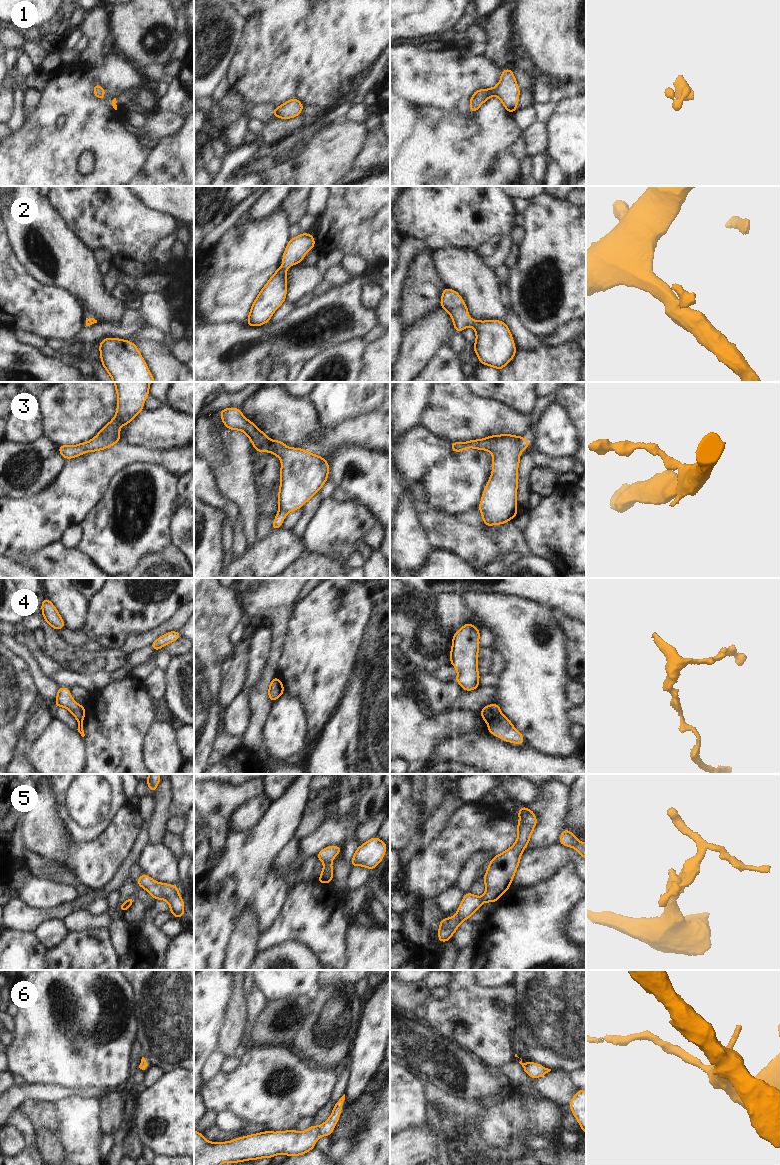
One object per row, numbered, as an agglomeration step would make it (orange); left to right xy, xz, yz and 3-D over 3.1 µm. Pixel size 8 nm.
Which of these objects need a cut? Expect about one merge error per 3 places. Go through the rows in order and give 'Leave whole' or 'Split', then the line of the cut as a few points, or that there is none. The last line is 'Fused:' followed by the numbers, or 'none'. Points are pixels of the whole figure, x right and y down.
1: Leave whole. No split
2: Leave whole. No split
3: Leave whole. No split
4: Split. Split along yz (500, 713), (488, 723)
5: Leave whole. No split
6: Leave whole. No split
Fused: 4.

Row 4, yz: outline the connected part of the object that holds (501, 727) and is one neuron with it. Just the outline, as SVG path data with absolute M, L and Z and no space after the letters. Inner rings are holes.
M502 714L488 723L488 733L494 734L497 738L502 738L504 742L514 742L516 746L525 742L523 735Z

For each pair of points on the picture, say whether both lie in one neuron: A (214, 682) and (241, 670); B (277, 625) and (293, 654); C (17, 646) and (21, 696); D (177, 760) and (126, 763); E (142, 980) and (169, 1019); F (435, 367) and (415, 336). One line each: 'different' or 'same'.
A: different
B: different
C: different
D: different
E: same
F: different

